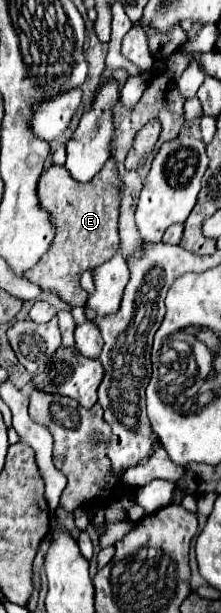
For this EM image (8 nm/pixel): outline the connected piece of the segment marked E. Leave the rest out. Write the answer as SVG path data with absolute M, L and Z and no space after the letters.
M109 158L103 170L91 182L73 180L69 170L61 166L51 166L45 170L39 178L39 200L43 202L45 210L51 210L57 236L51 246L53 250L39 260L39 266L29 270L27 278L45 290L59 292L61 300L69 302L71 306L85 306L89 294L81 288L81 272L101 266L119 250L117 220L121 194L123 184L115 158Z

